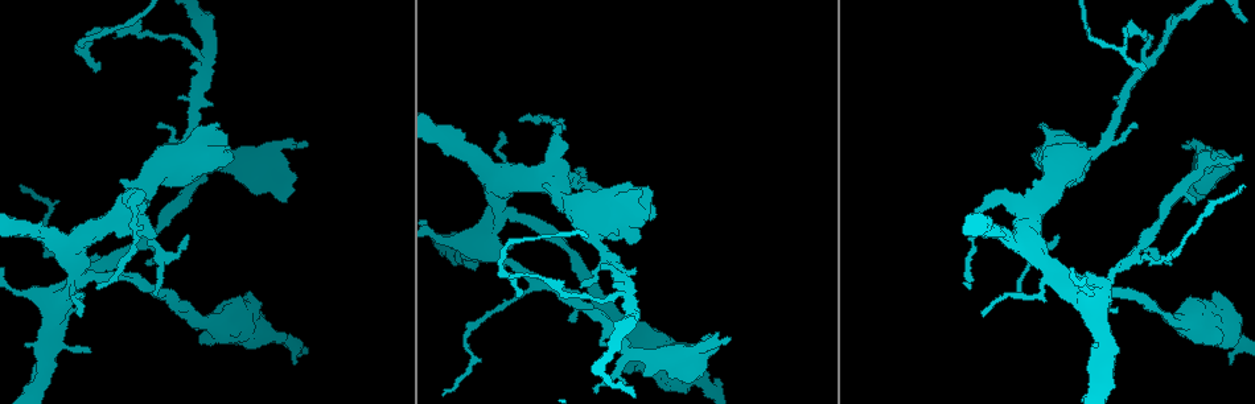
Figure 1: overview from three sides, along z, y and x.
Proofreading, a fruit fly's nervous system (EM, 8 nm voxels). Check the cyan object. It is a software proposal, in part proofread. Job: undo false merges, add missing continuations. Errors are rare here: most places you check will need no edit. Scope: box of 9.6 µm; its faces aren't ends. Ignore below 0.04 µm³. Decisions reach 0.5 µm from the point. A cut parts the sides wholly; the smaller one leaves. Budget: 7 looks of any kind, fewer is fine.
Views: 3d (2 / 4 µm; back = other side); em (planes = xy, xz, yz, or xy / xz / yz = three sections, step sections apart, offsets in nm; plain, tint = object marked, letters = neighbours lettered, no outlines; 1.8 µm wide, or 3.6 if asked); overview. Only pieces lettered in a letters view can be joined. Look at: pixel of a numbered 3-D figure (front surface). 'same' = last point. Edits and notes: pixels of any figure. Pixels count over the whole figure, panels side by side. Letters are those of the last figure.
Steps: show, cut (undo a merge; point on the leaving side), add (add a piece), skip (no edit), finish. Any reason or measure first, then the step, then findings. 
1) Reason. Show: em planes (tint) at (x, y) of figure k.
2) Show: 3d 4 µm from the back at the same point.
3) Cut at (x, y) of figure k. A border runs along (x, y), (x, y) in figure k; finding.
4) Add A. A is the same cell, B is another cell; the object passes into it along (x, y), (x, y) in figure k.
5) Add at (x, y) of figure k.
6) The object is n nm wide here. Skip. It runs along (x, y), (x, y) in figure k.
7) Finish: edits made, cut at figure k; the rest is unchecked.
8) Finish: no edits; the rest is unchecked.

Three-way junction. Show: em planes (letters) at (625, 289) of figure 1.

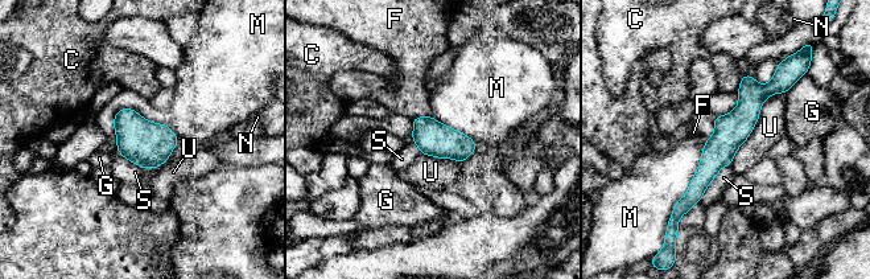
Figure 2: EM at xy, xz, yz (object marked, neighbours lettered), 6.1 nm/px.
Skip. C, F, G, M, N, S and U are other cells; all the same neuron.

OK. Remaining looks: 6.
Three-way junction. Show: em 3.6 µm xy step 8 (letters) at (1032, 214) of figure 1.

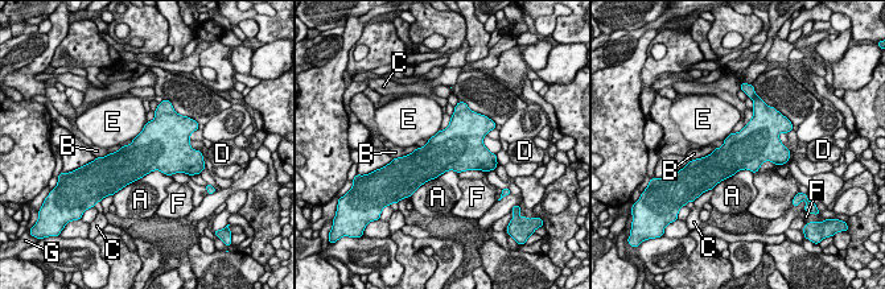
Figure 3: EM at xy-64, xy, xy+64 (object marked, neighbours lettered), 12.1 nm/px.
The longest contact is with A, 600 nm. Skip. A, B, C, D, E, F and G are other cells; a border runs along (145, 122), (141, 131), (132, 140) in figure 3; one neuron here.

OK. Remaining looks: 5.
Branch stops here. Show: 3d 4 µm at (230, 147) of figure 1.

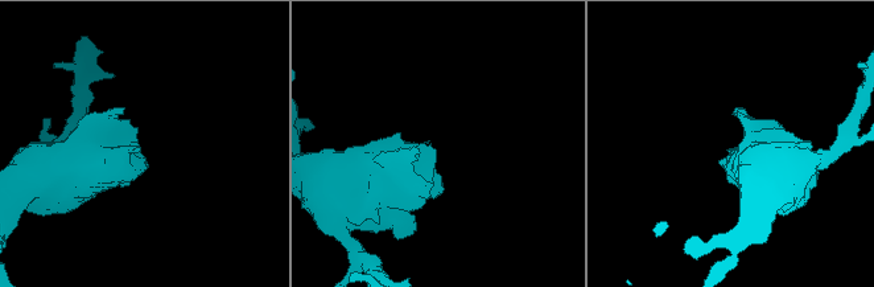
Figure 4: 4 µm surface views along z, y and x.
Show: em 3.6 µm planes (letters) at (434, 148) of figure 4.

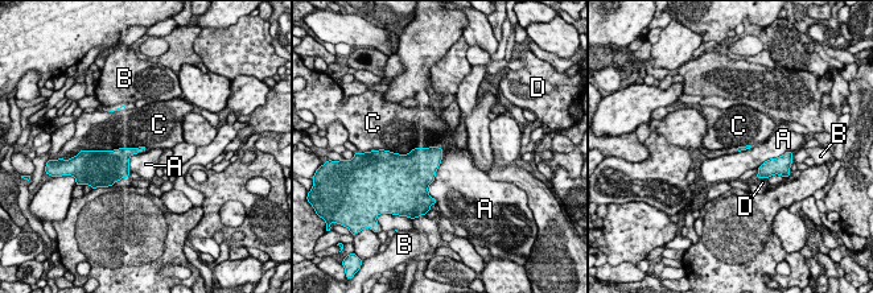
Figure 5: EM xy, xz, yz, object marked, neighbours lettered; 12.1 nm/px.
Skip. A, B, C and D are other cells; a border runs along (127, 147), (99, 151) in figure 5; no lettered piece goes on from it.

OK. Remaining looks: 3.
Finish: no edits; the rest is unchecked.

